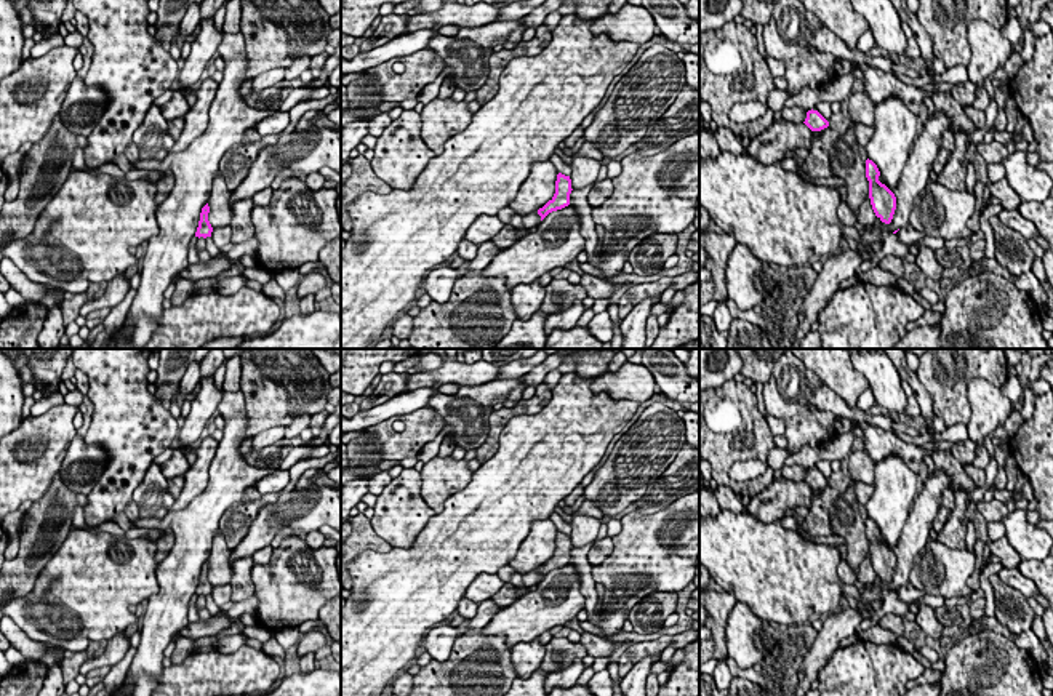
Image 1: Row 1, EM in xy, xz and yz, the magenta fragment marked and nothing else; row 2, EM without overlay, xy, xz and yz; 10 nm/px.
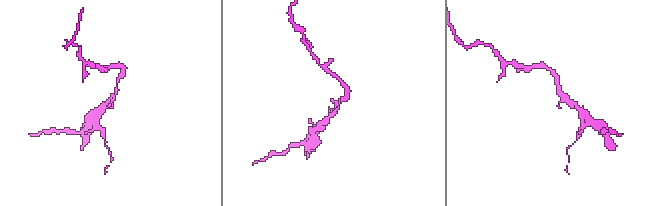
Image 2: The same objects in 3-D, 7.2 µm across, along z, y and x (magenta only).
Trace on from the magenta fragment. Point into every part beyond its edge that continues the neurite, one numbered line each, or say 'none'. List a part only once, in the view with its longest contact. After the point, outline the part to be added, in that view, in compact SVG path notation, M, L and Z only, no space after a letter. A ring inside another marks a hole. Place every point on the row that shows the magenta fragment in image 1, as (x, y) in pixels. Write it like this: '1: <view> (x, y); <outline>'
none

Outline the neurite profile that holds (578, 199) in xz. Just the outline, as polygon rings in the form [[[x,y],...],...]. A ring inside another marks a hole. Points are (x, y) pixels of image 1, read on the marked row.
[[[594,184],[584,189],[573,189],[570,194],[570,206],[575,208],[579,221],[581,221],[581,235],[586,240],[584,251],[587,253],[587,259],[597,254],[599,237],[595,230],[595,222],[592,219],[592,208],[587,202],[587,195]]]

